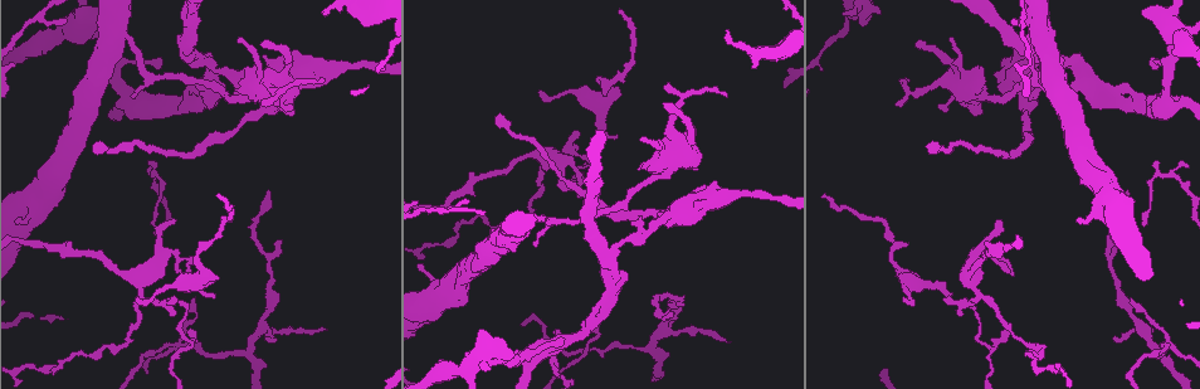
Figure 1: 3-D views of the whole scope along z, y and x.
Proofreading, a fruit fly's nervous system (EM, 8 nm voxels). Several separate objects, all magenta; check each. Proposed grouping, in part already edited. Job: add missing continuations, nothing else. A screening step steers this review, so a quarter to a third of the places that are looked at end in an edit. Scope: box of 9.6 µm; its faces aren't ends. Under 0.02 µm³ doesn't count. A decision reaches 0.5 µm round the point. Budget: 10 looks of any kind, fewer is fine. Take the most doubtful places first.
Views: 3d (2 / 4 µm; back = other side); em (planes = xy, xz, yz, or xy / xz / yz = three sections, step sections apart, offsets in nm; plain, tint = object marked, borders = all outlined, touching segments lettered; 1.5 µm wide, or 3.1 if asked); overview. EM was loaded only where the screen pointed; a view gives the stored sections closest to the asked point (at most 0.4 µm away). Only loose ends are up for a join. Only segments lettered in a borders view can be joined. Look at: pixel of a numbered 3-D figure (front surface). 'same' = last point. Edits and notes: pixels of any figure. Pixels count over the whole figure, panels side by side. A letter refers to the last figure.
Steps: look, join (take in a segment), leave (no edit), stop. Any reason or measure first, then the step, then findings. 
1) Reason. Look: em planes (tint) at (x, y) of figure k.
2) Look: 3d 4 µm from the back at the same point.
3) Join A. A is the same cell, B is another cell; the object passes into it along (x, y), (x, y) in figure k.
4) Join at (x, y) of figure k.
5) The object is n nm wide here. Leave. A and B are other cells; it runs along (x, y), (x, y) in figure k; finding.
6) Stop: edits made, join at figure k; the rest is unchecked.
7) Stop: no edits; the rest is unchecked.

Tapers out. Look: 3d 4 µm at (174, 221) of figure 1.

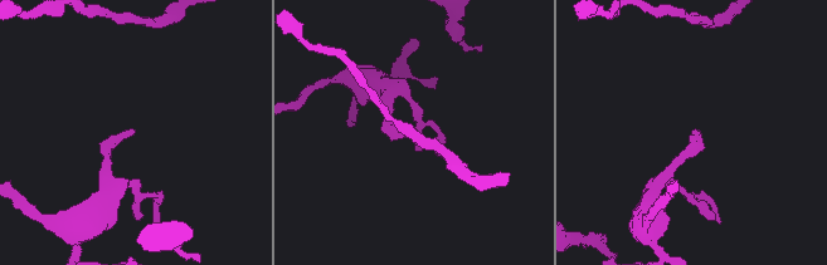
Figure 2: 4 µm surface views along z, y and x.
Look: em planes (borders) at (133, 131) of figure 2.

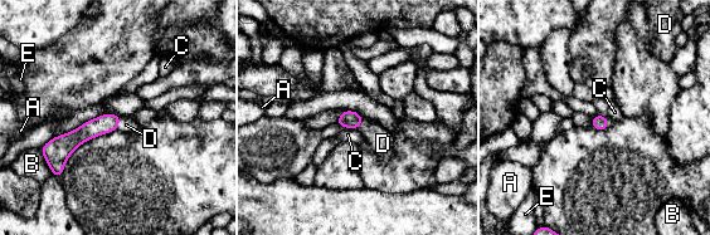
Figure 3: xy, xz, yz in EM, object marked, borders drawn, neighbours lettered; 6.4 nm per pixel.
Join D. D is the same cell, A, B, C and E are other cells; the object passes into it along (106, 123), (118, 123), (126, 125) in figure 3; the cell continues.

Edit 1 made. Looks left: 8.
See it whole again. Look: overview.

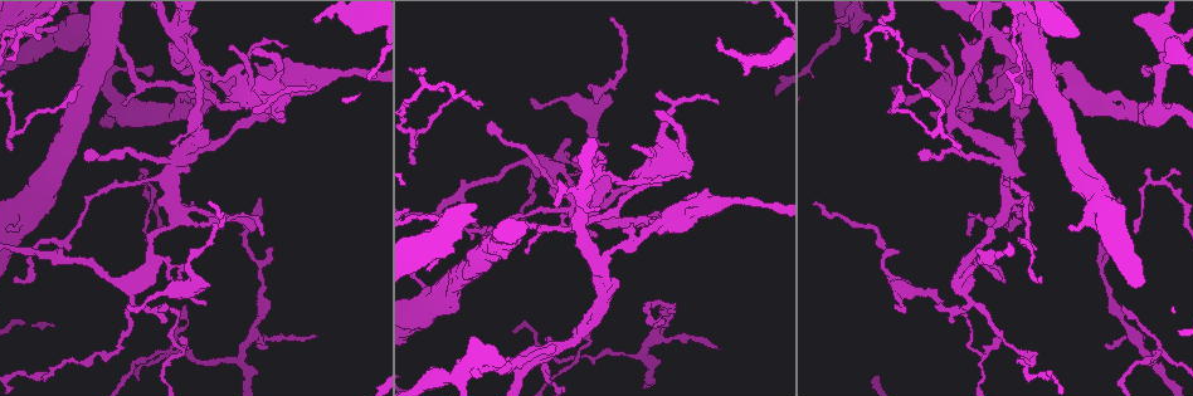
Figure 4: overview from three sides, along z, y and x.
Tapers out. Look: 3d 4 µm at (721, 350) of figure 4.

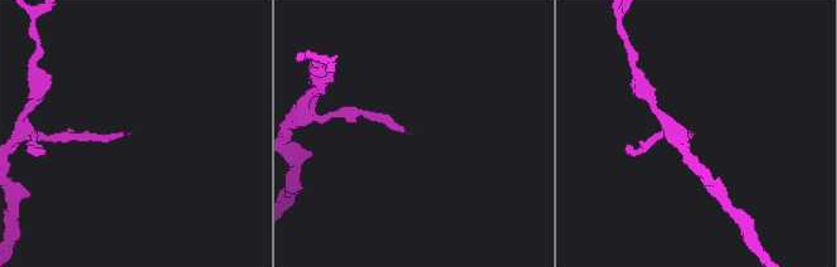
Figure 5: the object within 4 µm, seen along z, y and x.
Look: em planes (borders) at (411, 134) of figure 5.

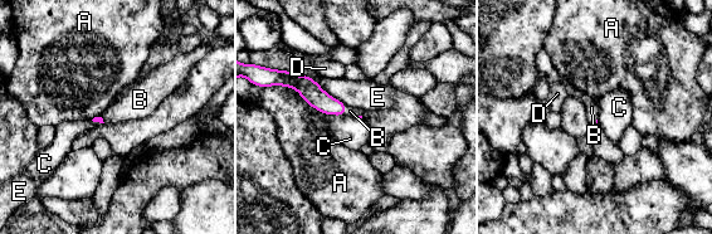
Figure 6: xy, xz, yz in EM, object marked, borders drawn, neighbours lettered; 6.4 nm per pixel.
Join B. B is the same cell, A, C, D and E are other cells; the object passes into it along (312, 93), (345, 111), (350, 111) in figure 6; the cell continues.

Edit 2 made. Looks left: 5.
Look: em yz step 4 (tint) at (312, 89) of figure 4.

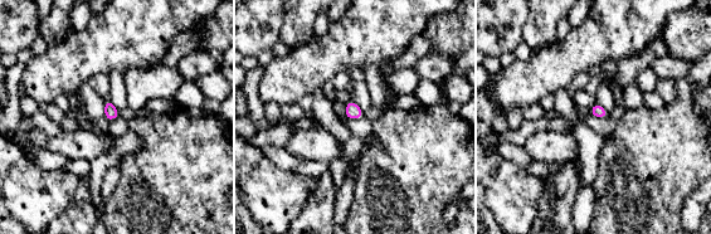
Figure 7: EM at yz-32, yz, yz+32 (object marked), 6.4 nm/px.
Look: em planes (borders) at the same point.

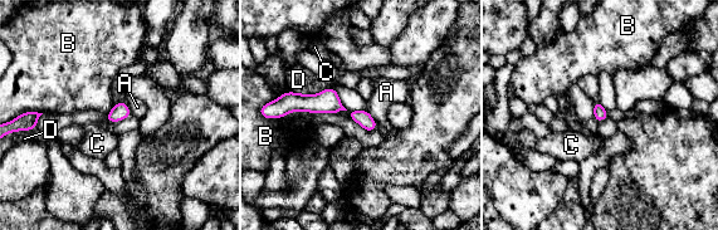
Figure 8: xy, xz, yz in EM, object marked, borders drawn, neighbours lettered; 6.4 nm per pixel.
The object is 90 nm wide here; the longest contact is with D, 260 nm. Leave. A, B, C and D are other cells; none of them fits.

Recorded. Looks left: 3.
Tapers out. Look: 3d 4 µm at (129, 306) of figure 4.

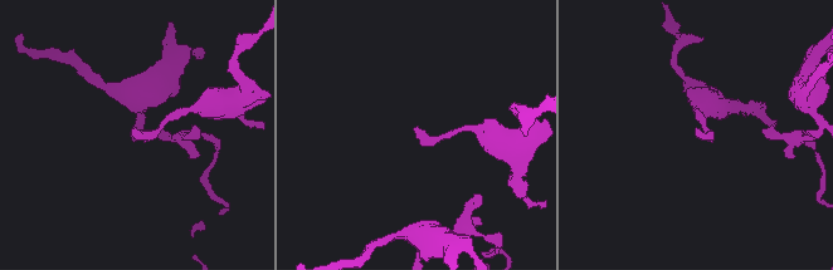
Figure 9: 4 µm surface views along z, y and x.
Look: em planes (borders) at (133, 130) of figure 9.

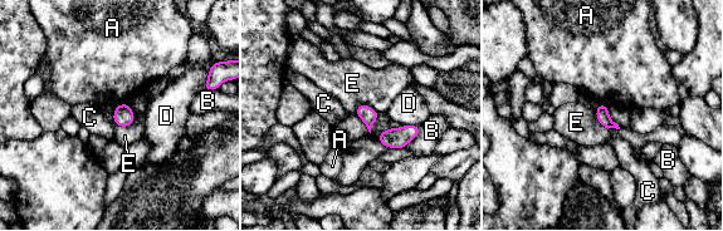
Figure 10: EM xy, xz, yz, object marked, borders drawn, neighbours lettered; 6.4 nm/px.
Leave. A, B, C, D and E are other cells; a border runs along (135, 113), (130, 126), (116, 126) in figure 10; no lettered segment goes on from it.

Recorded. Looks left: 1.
Stop: edits made, join at figure 3, join at figure 6; the rest is unchecked.

